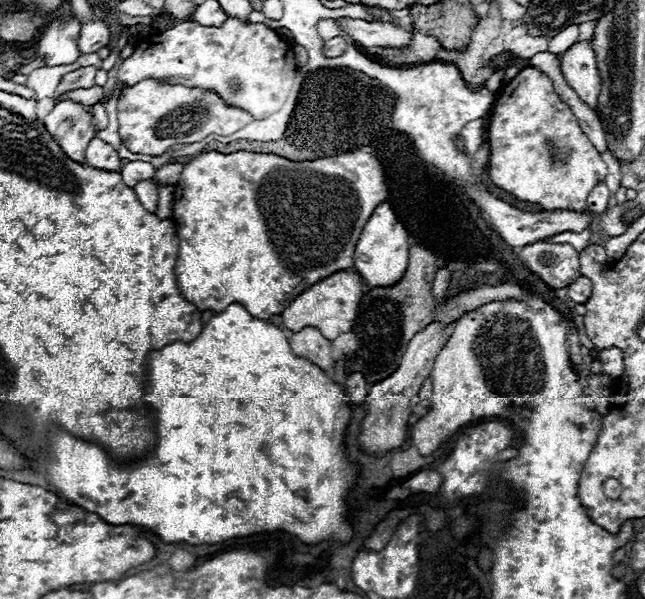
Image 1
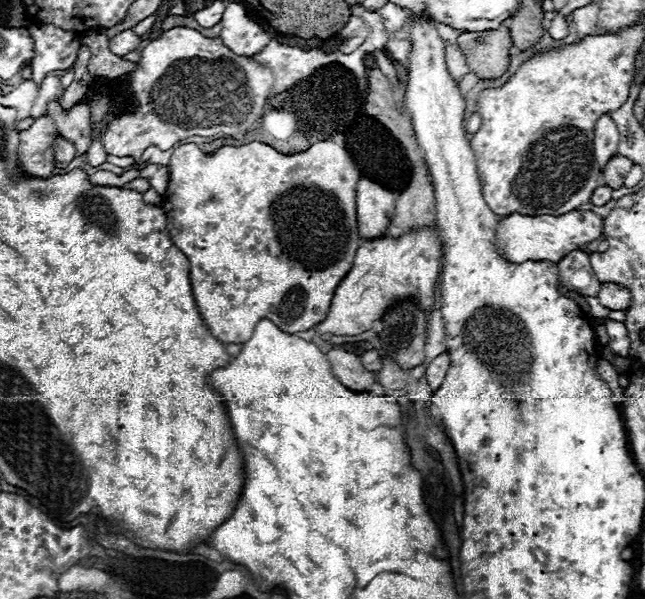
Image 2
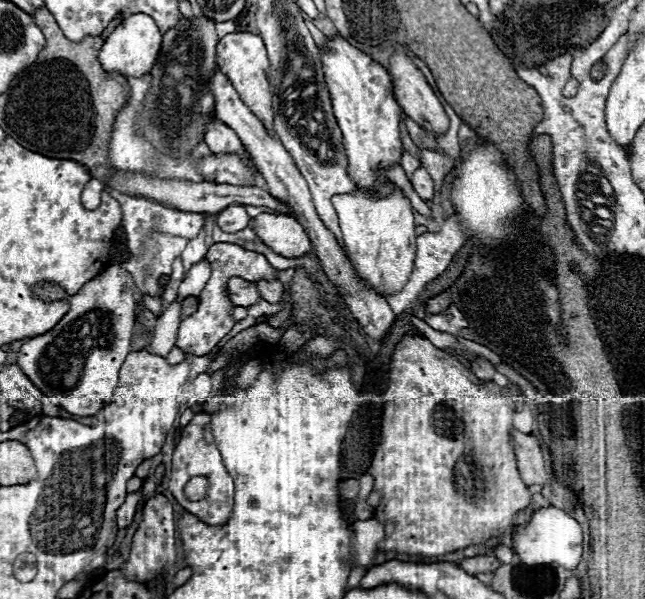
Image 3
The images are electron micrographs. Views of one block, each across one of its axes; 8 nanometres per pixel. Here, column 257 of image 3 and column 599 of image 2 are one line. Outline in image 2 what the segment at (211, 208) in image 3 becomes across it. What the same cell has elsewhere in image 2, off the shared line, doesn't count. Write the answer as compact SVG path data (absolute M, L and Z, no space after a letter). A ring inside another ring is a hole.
M600 186L600 188L594 190L590 202L592 202L594 206L604 206L606 202L610 202L610 198L612 198L612 188L610 188L610 186Z

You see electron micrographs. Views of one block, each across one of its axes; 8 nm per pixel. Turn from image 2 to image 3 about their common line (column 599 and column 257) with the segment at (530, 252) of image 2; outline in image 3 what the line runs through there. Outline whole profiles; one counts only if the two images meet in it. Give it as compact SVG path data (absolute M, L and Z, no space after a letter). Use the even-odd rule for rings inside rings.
M258 214L252 220L252 230L268 248L280 256L298 258L312 250L306 230L290 214Z

